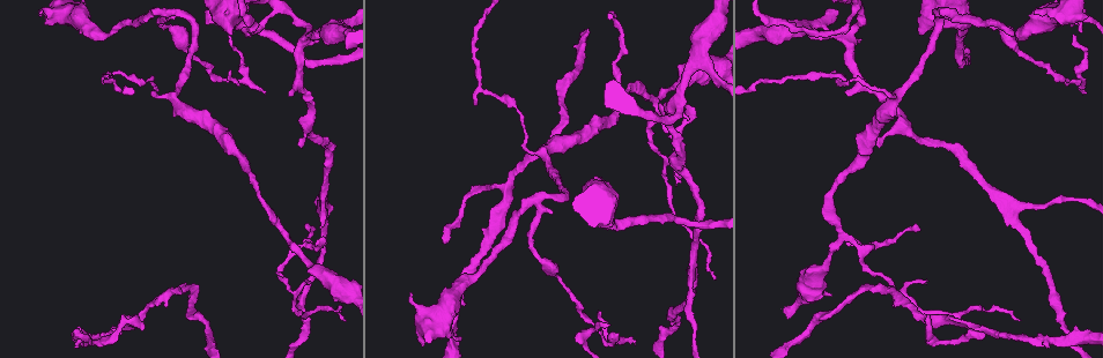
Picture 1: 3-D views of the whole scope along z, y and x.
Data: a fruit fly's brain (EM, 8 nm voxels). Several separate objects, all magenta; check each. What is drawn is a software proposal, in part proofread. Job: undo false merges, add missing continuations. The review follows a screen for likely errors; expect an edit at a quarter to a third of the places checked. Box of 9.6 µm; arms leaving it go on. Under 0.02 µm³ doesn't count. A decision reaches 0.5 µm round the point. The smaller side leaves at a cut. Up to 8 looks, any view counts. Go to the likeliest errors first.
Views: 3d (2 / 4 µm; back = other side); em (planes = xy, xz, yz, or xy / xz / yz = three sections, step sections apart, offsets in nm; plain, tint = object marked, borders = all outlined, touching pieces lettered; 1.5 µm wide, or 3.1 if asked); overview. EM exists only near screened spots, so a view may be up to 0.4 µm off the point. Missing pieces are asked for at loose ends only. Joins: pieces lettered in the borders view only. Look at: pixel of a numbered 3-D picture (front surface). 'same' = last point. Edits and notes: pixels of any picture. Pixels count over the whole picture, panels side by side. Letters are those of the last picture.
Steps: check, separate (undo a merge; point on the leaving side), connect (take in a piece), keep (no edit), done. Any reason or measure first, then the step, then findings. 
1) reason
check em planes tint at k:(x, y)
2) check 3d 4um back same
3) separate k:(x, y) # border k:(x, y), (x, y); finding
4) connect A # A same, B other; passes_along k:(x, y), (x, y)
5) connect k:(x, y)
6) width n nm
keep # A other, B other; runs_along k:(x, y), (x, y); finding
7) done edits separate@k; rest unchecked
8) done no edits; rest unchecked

an open end
check em yz step 8 tint at 1:(982, 333)

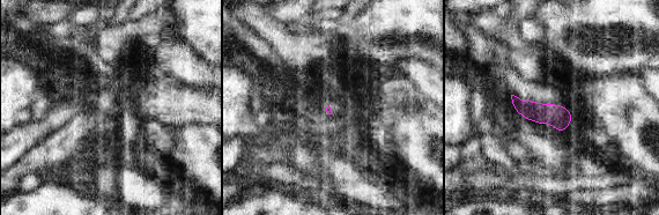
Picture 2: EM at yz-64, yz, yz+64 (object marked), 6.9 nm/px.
cut it another way
check em planes borders same

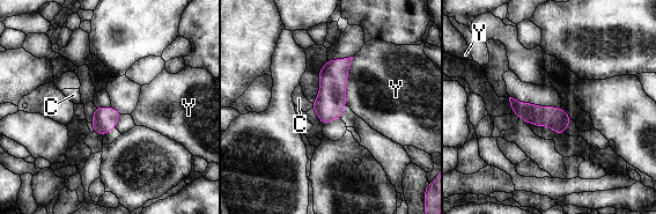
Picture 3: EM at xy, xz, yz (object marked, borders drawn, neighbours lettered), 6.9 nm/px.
width 160 nm
keep # C other, Y other; border 3:(353, 57), (346, 82), (346, 104); none of them fits

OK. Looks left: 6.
check 3d 2um at 1:(301, 146)

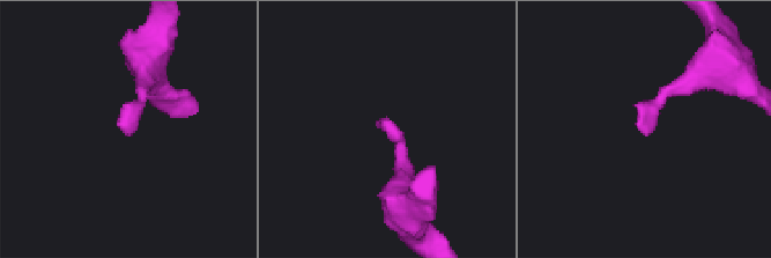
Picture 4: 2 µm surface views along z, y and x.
check em xz step 8 borders at 4:(645, 135)

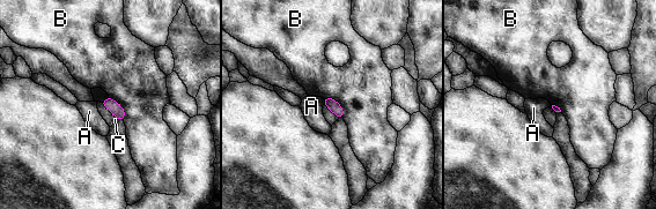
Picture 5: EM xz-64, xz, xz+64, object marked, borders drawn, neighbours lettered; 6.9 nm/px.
check em planes borders same

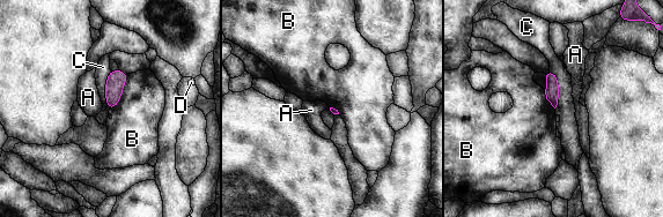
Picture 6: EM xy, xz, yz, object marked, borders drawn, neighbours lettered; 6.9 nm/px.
keep # A other, B other, C other, D other; border 6:(127, 75), (119, 102), (109, 110); none of them fits

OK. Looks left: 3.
stops while still wide
check 3d 4um at 1:(423, 343)

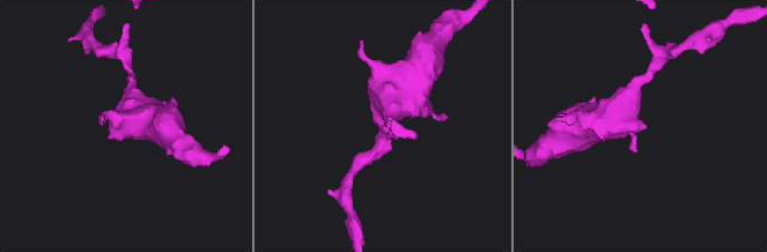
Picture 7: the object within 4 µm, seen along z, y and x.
shape alone is not enough
check em planes borders at 7:(383, 124)

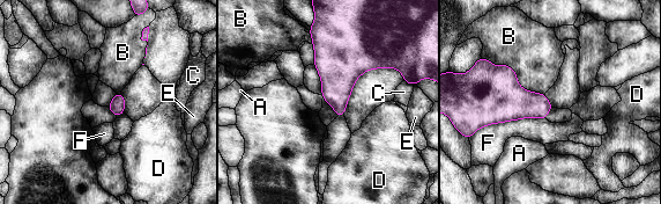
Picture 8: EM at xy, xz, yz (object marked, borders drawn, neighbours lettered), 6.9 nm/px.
longest_contact F 500 nm
keep # A other, B other, C other, D other, E other, F other; border 8:(484, 58), (544, 94); no lettered piece goes on from it

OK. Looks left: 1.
done no edits; rest unchecked

